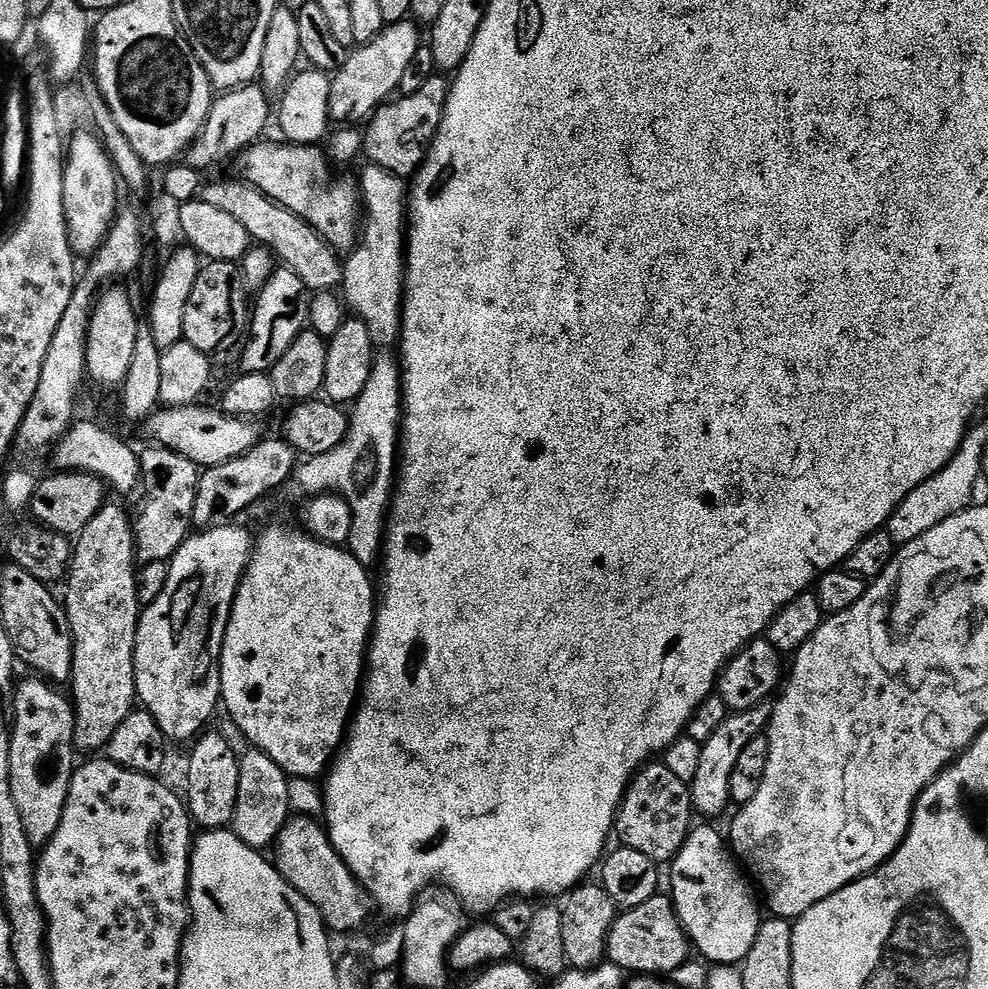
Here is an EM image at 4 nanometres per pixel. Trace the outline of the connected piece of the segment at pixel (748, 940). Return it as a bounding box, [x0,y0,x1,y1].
[671,827,762,966]

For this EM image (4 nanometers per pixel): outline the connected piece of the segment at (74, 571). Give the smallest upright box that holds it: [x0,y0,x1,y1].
[62,502,142,754]

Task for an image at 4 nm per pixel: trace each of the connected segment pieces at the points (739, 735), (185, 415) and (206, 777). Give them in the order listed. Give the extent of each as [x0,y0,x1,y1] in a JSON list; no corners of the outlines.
[[691,702,772,816],[152,403,262,468],[186,730,240,829]]

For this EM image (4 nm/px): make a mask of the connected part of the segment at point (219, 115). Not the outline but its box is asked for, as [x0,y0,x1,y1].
[183,82,274,170]

